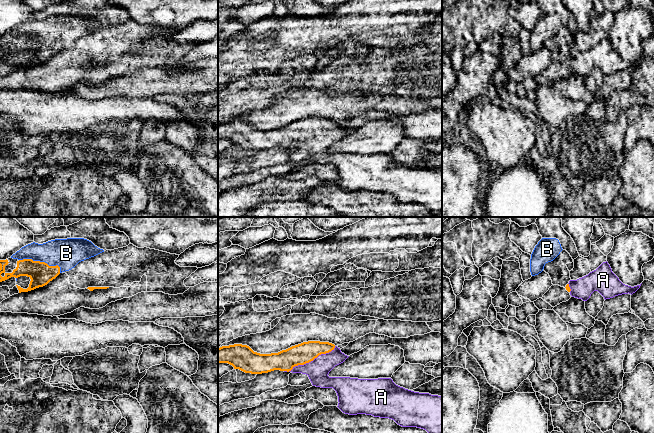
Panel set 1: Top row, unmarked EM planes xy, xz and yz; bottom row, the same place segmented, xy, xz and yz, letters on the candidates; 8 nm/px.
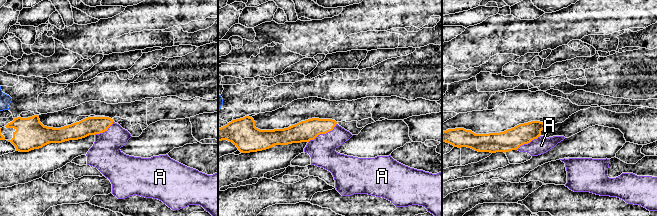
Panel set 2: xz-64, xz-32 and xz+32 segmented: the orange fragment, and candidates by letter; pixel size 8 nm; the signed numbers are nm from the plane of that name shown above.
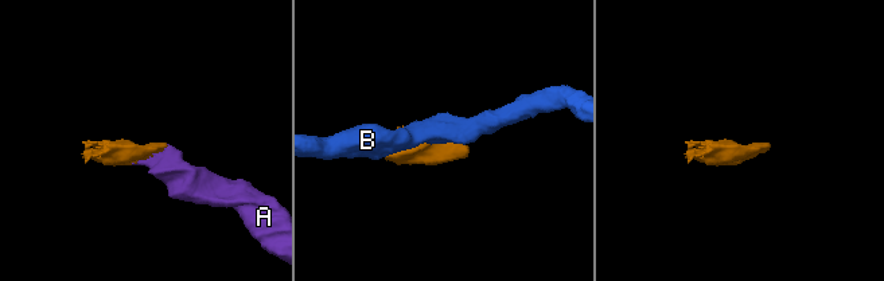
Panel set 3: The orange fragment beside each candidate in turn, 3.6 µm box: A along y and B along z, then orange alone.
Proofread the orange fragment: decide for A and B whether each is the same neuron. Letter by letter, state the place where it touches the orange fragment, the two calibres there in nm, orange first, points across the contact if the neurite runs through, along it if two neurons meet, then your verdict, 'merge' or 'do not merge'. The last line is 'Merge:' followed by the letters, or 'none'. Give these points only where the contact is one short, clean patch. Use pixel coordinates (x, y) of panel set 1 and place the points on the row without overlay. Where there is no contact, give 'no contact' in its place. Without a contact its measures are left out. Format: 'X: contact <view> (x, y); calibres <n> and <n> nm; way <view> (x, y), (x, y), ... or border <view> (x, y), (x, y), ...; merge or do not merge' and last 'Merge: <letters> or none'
A: contact xz (309, 137); calibres 170 and 180 nm; way xz (285, 136), (309, 137), (317, 146); merge
B: contact xy (42, 38); calibres 190 and 240 nm; do not merge
Merge: A

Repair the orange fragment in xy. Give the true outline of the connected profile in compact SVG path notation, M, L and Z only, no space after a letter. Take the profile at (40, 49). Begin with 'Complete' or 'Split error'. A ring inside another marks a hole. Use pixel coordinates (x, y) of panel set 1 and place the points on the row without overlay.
Split error. M13 35L0 36L0 58L11 53L18 54L27 52L31 55L29 63L23 65L16 61L19 69L28 68L47 61L60 50L60 43L49 42L45 38L33 37L32 35Z

